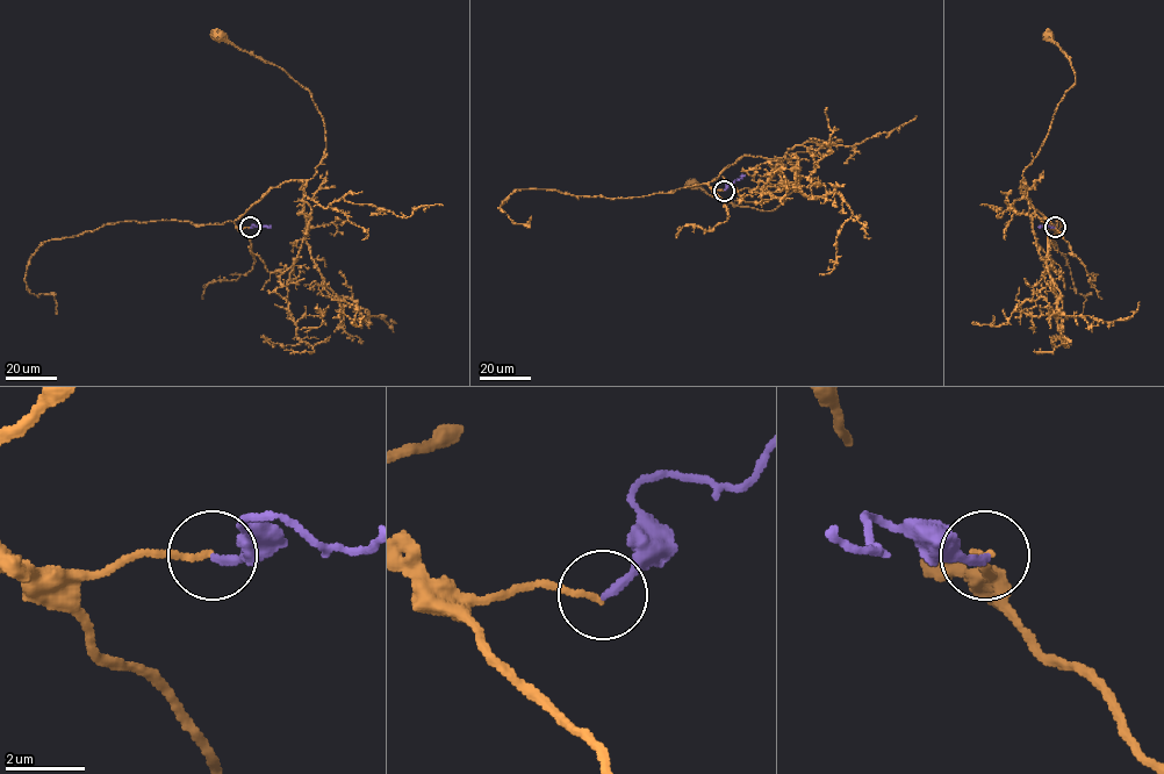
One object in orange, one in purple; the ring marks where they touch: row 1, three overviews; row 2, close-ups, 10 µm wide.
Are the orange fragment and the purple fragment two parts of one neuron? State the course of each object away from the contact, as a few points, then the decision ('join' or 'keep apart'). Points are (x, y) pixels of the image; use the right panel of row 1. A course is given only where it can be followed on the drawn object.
orange via (1054, 227), (1019, 187), (1025, 180), (1022, 171), (1039, 152), (1057, 105), (1075, 84), (1070, 59), (1049, 36) | purple via (1054, 227), (1040, 227) | join

